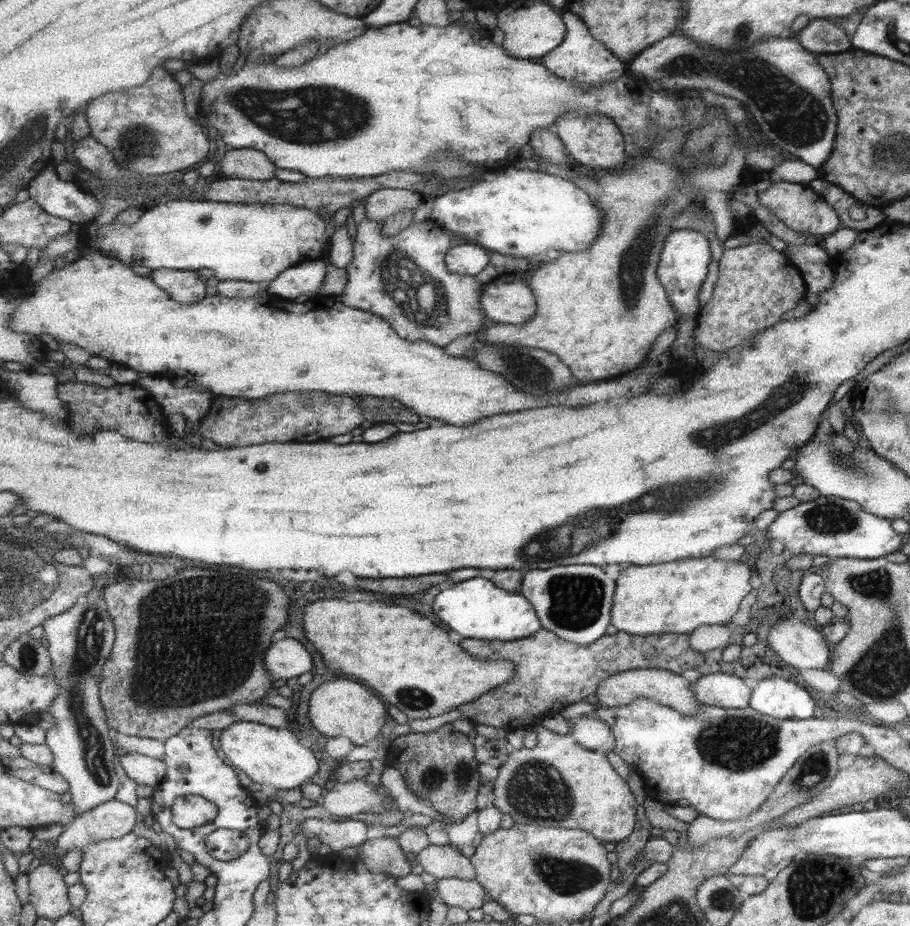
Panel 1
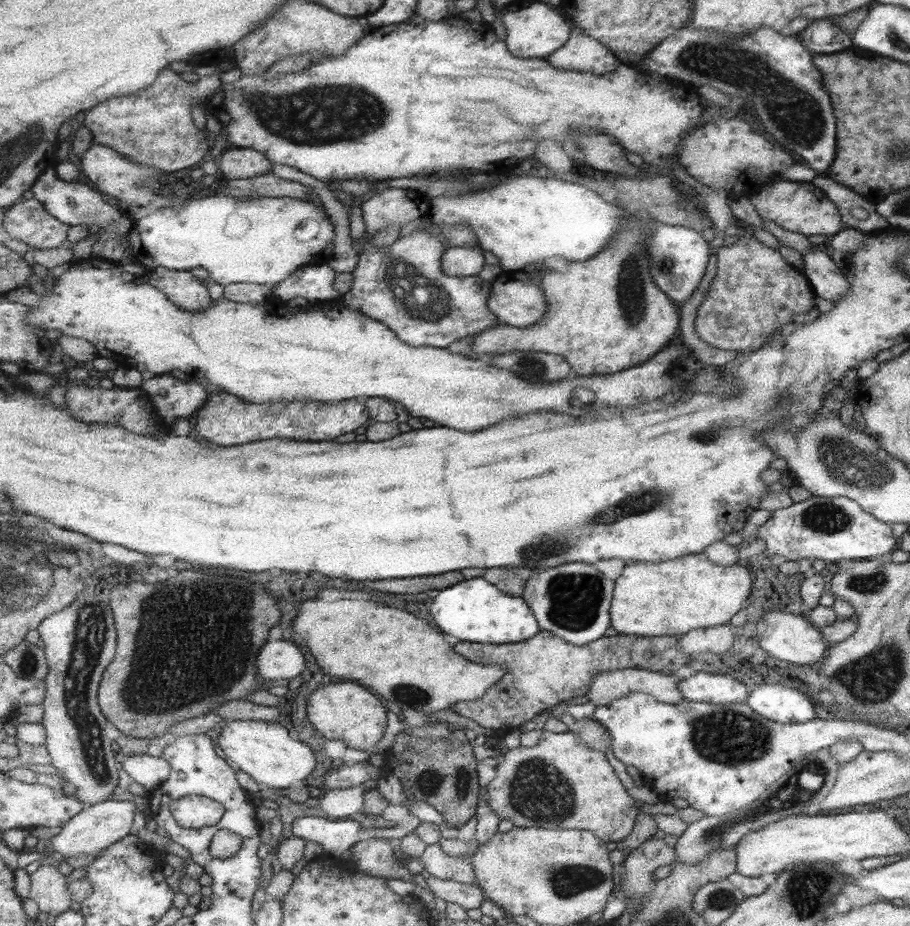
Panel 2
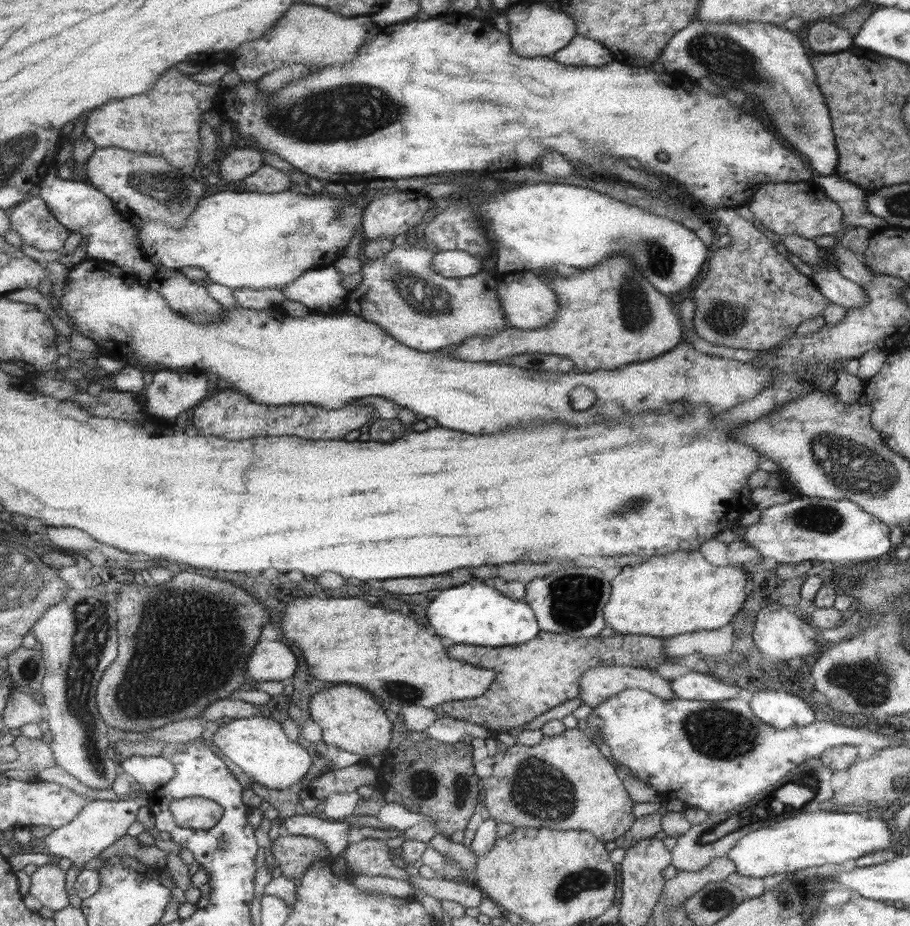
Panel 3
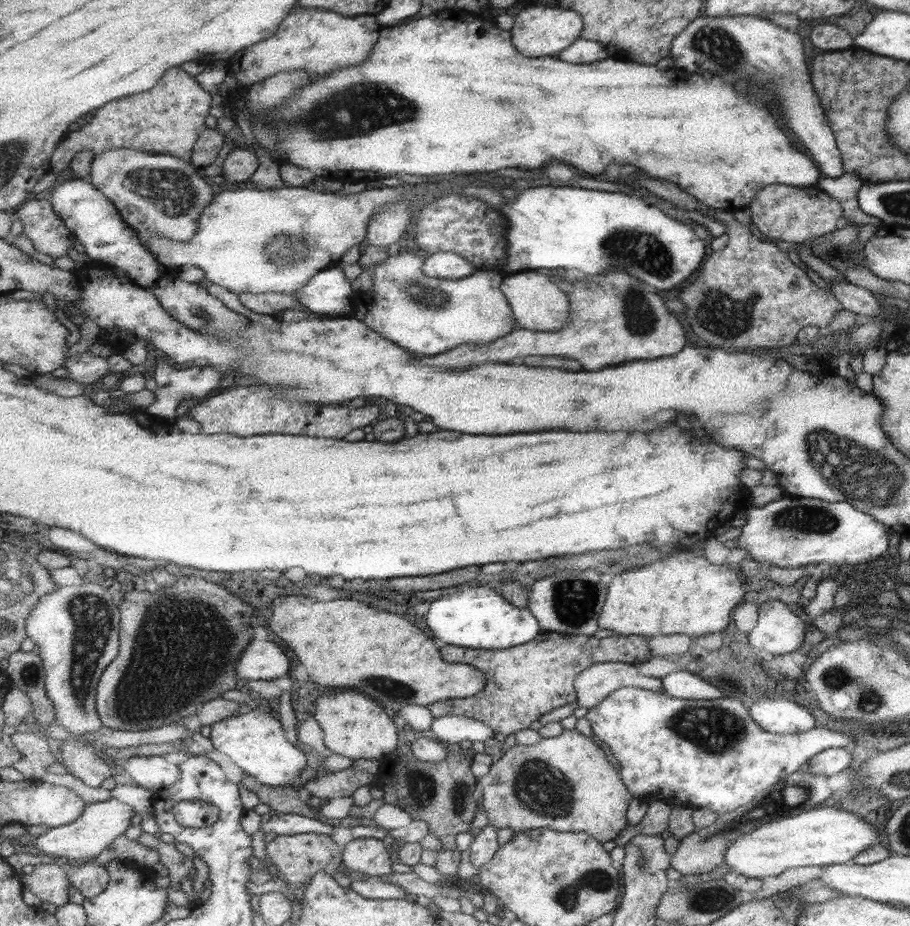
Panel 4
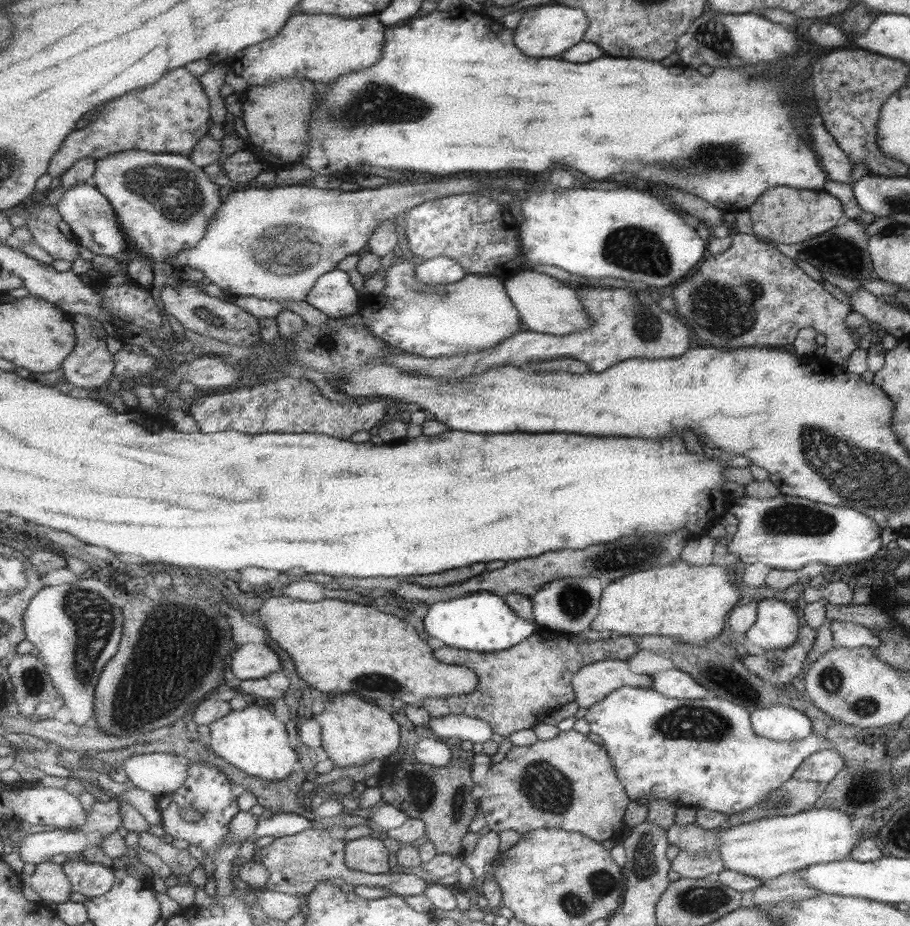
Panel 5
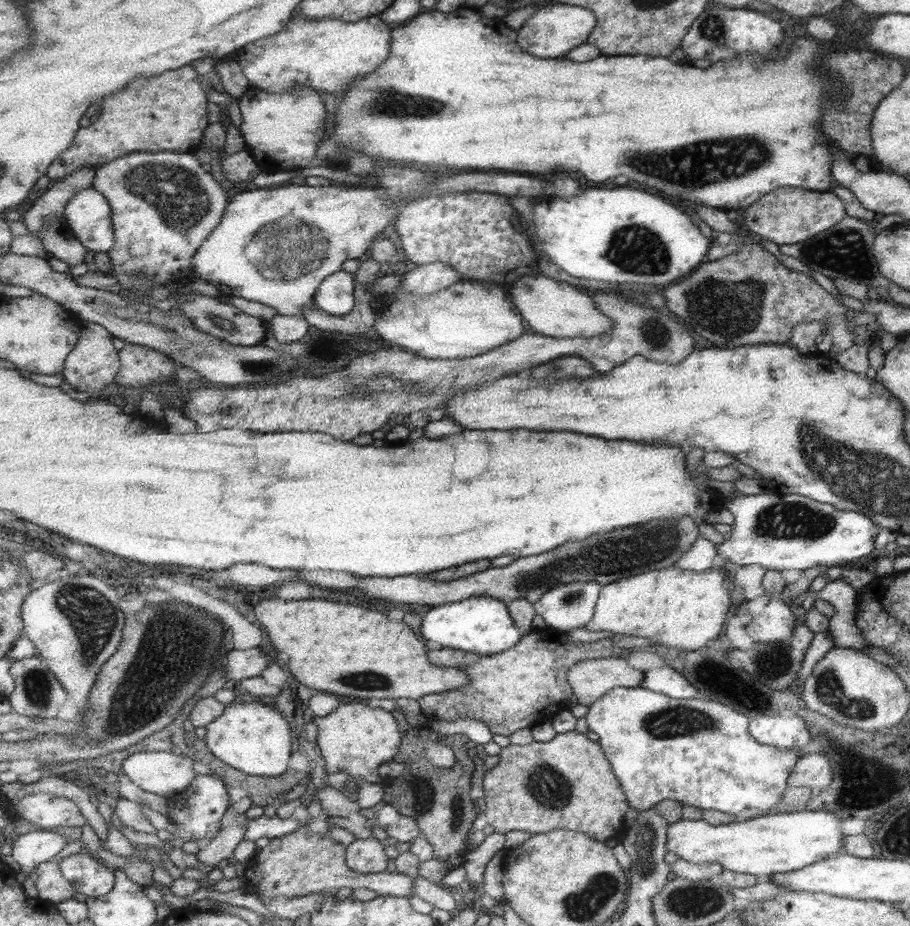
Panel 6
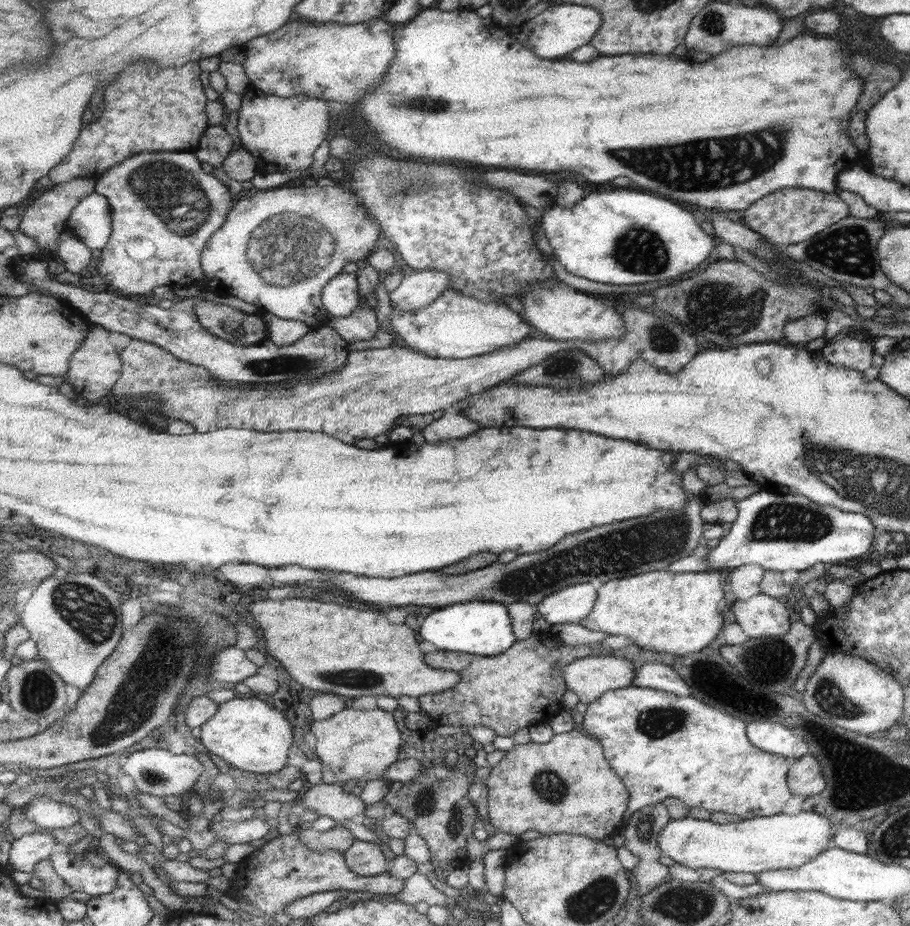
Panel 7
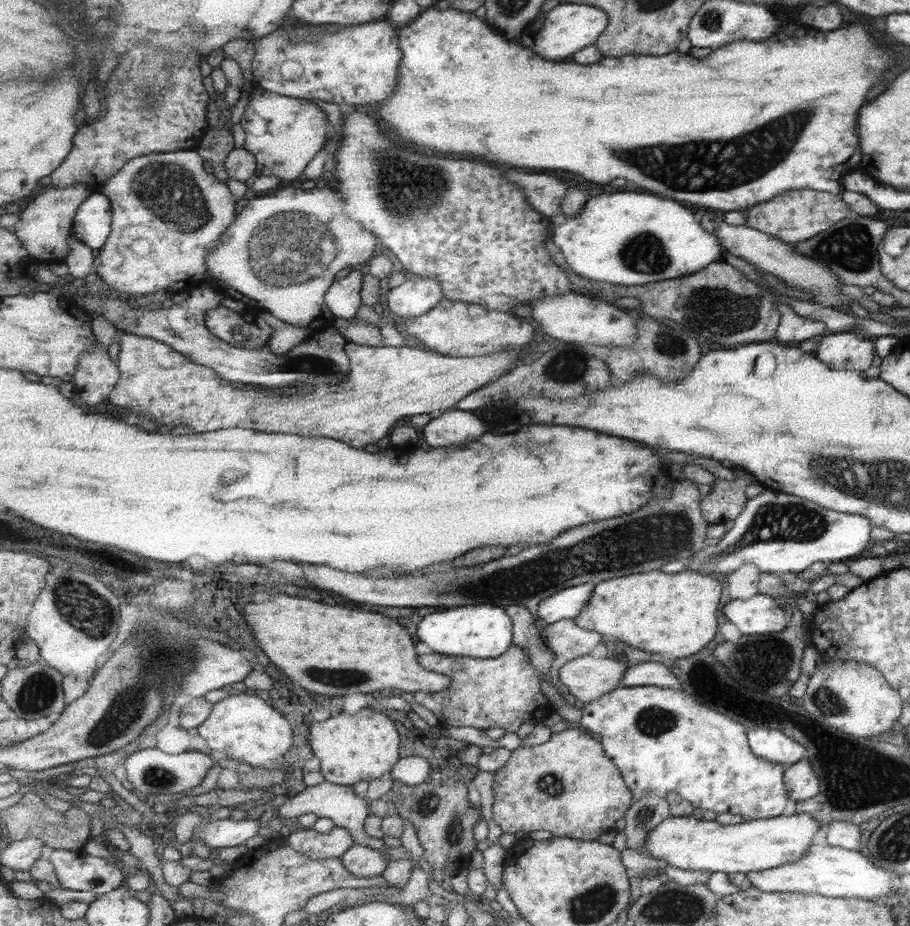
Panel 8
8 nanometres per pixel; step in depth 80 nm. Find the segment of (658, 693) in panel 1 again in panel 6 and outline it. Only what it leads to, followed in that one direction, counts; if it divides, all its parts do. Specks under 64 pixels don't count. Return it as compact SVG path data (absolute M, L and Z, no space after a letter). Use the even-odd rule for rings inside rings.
M625 656L584 660L575 663L567 672L577 704L587 707L612 688L639 687L643 680L643 673L631 668Z

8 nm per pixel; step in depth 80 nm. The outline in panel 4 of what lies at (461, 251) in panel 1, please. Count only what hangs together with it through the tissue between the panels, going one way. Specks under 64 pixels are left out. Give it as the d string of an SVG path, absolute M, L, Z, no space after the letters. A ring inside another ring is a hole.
M440 252L427 256L423 269L427 276L445 280L461 280L477 271L471 262L455 252Z

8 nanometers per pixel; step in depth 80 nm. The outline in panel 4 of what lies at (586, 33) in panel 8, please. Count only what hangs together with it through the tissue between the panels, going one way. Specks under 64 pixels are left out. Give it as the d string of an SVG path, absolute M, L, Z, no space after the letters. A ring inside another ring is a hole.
M519 6L517 15L512 19L511 43L517 44L517 52L521 52L523 56L535 56L536 58L557 56L579 39L579 32L583 28L583 22L577 12L563 10L561 7Z

